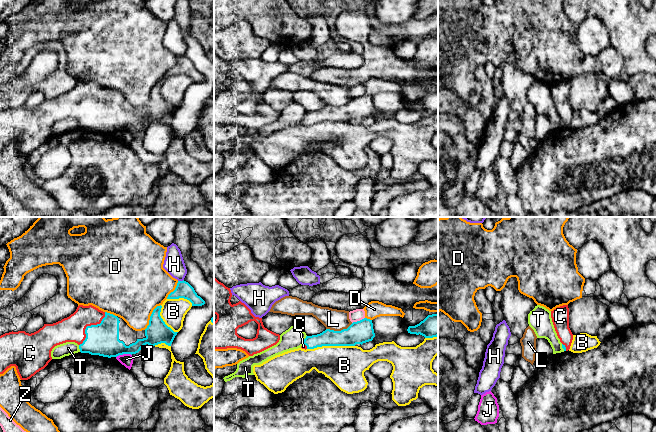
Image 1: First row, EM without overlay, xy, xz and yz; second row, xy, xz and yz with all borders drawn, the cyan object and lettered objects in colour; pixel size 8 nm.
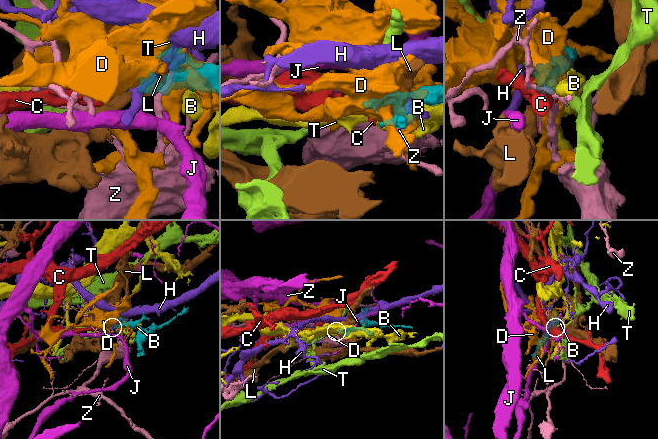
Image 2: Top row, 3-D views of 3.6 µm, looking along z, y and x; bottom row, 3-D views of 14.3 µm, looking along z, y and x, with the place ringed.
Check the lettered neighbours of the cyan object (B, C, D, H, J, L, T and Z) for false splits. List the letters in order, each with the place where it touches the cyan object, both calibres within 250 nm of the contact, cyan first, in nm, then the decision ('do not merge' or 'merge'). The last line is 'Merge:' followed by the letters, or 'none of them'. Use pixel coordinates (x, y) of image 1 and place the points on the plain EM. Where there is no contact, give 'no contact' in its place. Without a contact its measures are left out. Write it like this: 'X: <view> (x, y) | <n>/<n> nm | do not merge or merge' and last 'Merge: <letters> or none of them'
B: xz (330, 121) | 180/320 nm | do not merge
C: xy (89, 102) | 260/200 nm | merge
D: xy (150, 92) | 190/460 nm | do not merge
H: xy (180, 57) | 130/160 nm | do not merge
J: xy (123, 129) | 260/100 nm | do not merge
L: xz (339, 107) | 180/170 nm | do not merge
T: xz (304, 116) | 130/170 nm | do not merge
Z: xz (358, 97) | 180/100 nm | do not merge
Merge: C

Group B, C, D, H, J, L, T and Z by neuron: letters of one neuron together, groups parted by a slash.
B / C / D / H / J / L / T / Z

